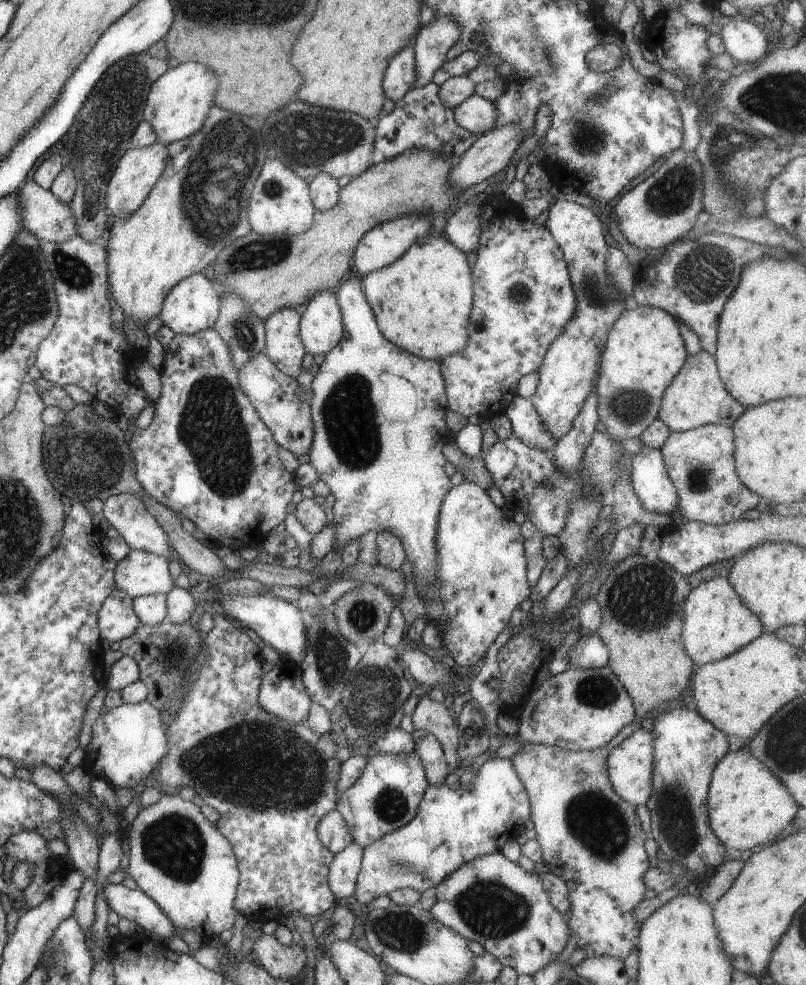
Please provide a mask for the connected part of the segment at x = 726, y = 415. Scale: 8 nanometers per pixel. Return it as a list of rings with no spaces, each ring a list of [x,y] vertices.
[[[702,350],[692,356],[688,355],[684,366],[664,391],[657,417],[663,420],[671,431],[686,432],[705,424],[724,424],[732,427],[746,409],[747,407],[736,402],[727,391],[718,374],[715,356]]]

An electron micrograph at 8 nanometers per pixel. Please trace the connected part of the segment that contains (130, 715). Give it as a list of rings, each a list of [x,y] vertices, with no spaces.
[[[148,699],[138,704],[123,702],[93,723],[83,765],[93,777],[104,778],[112,788],[132,788],[150,776],[158,761],[168,752],[167,742],[167,727],[162,714]]]

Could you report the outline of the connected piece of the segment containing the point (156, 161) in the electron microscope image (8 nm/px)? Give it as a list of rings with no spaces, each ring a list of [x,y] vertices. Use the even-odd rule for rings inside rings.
[[[156,141],[148,145],[148,148],[132,148],[120,157],[116,170],[104,189],[104,205],[115,220],[126,220],[149,196],[154,185],[160,180],[162,172],[166,168],[168,160],[168,148]]]

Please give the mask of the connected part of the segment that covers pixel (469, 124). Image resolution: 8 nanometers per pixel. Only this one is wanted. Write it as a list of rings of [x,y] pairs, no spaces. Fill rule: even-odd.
[[[478,93],[453,108],[456,122],[475,135],[483,135],[496,127],[498,111],[494,101]]]

